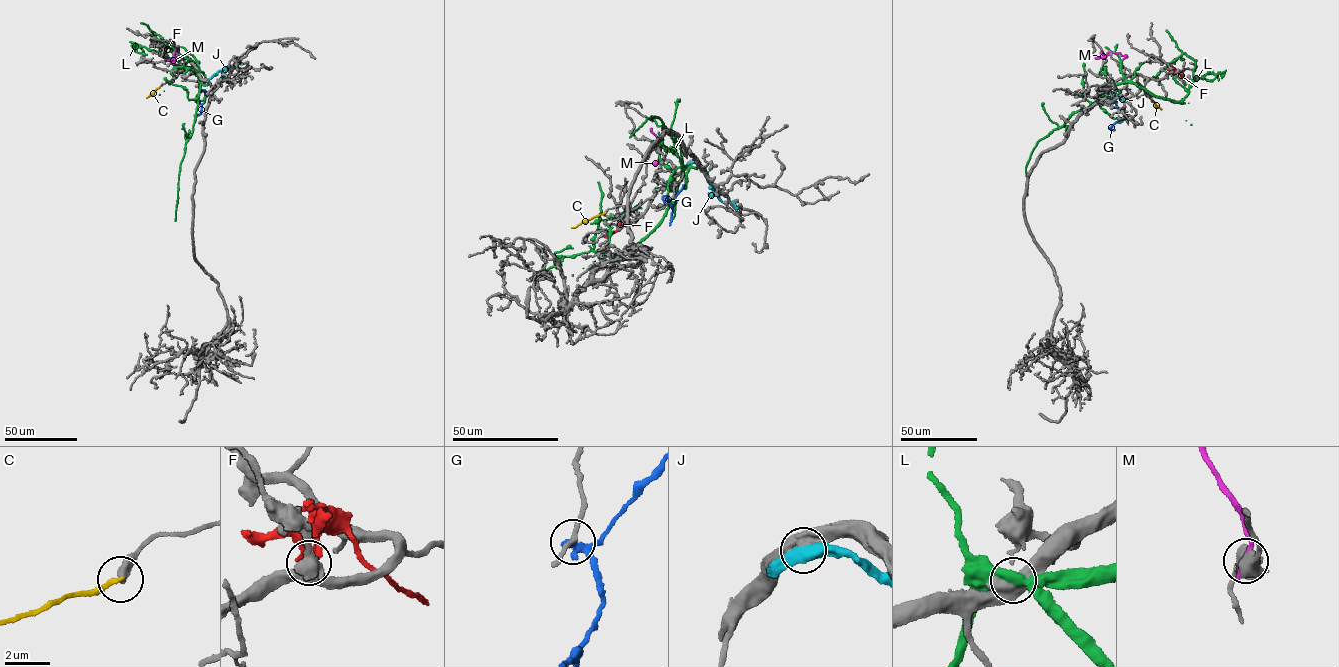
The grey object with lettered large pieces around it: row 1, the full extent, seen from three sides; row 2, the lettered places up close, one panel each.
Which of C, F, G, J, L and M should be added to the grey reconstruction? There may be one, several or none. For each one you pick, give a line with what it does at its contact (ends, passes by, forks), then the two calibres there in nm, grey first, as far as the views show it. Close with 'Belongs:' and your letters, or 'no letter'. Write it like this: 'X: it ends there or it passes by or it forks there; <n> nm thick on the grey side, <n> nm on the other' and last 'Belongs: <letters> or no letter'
Belongs: no letter

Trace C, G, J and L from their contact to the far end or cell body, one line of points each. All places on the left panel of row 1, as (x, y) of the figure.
C: (162, 85), (146, 98)
G: (201, 91), (204, 91), (205, 98), (198, 115), (201, 112)
J: (202, 80), (242, 64)
L: (198, 72), (198, 61), (194, 67), (180, 68), (163, 57), (153, 33), (169, 46), (178, 64)

